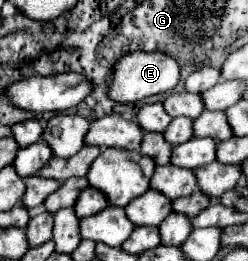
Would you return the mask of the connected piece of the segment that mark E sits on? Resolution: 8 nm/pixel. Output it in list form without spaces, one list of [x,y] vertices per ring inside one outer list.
[[[132,52],[116,62],[108,96],[112,96],[112,100],[116,102],[138,102],[148,96],[174,90],[178,82],[180,82],[180,66],[172,56],[164,52]]]

